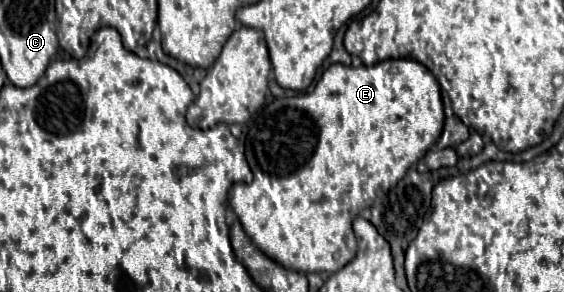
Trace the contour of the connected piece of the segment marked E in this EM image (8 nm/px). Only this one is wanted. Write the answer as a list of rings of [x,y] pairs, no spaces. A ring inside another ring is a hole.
[[[384,60],[376,66],[344,66],[344,64],[332,64],[322,78],[318,80],[316,88],[308,94],[292,96],[292,98],[276,98],[274,102],[266,104],[262,110],[258,110],[250,122],[248,136],[246,136],[246,160],[252,168],[254,180],[248,188],[240,188],[240,182],[230,188],[228,202],[238,214],[238,220],[244,228],[244,232],[250,236],[250,240],[272,260],[280,262],[288,270],[296,272],[336,272],[342,266],[346,266],[356,256],[356,236],[352,232],[352,220],[370,206],[376,198],[382,198],[390,188],[396,186],[396,182],[406,174],[406,170],[418,162],[424,152],[436,144],[444,127],[444,106],[440,96],[440,86],[434,74],[422,66],[416,60]]]

